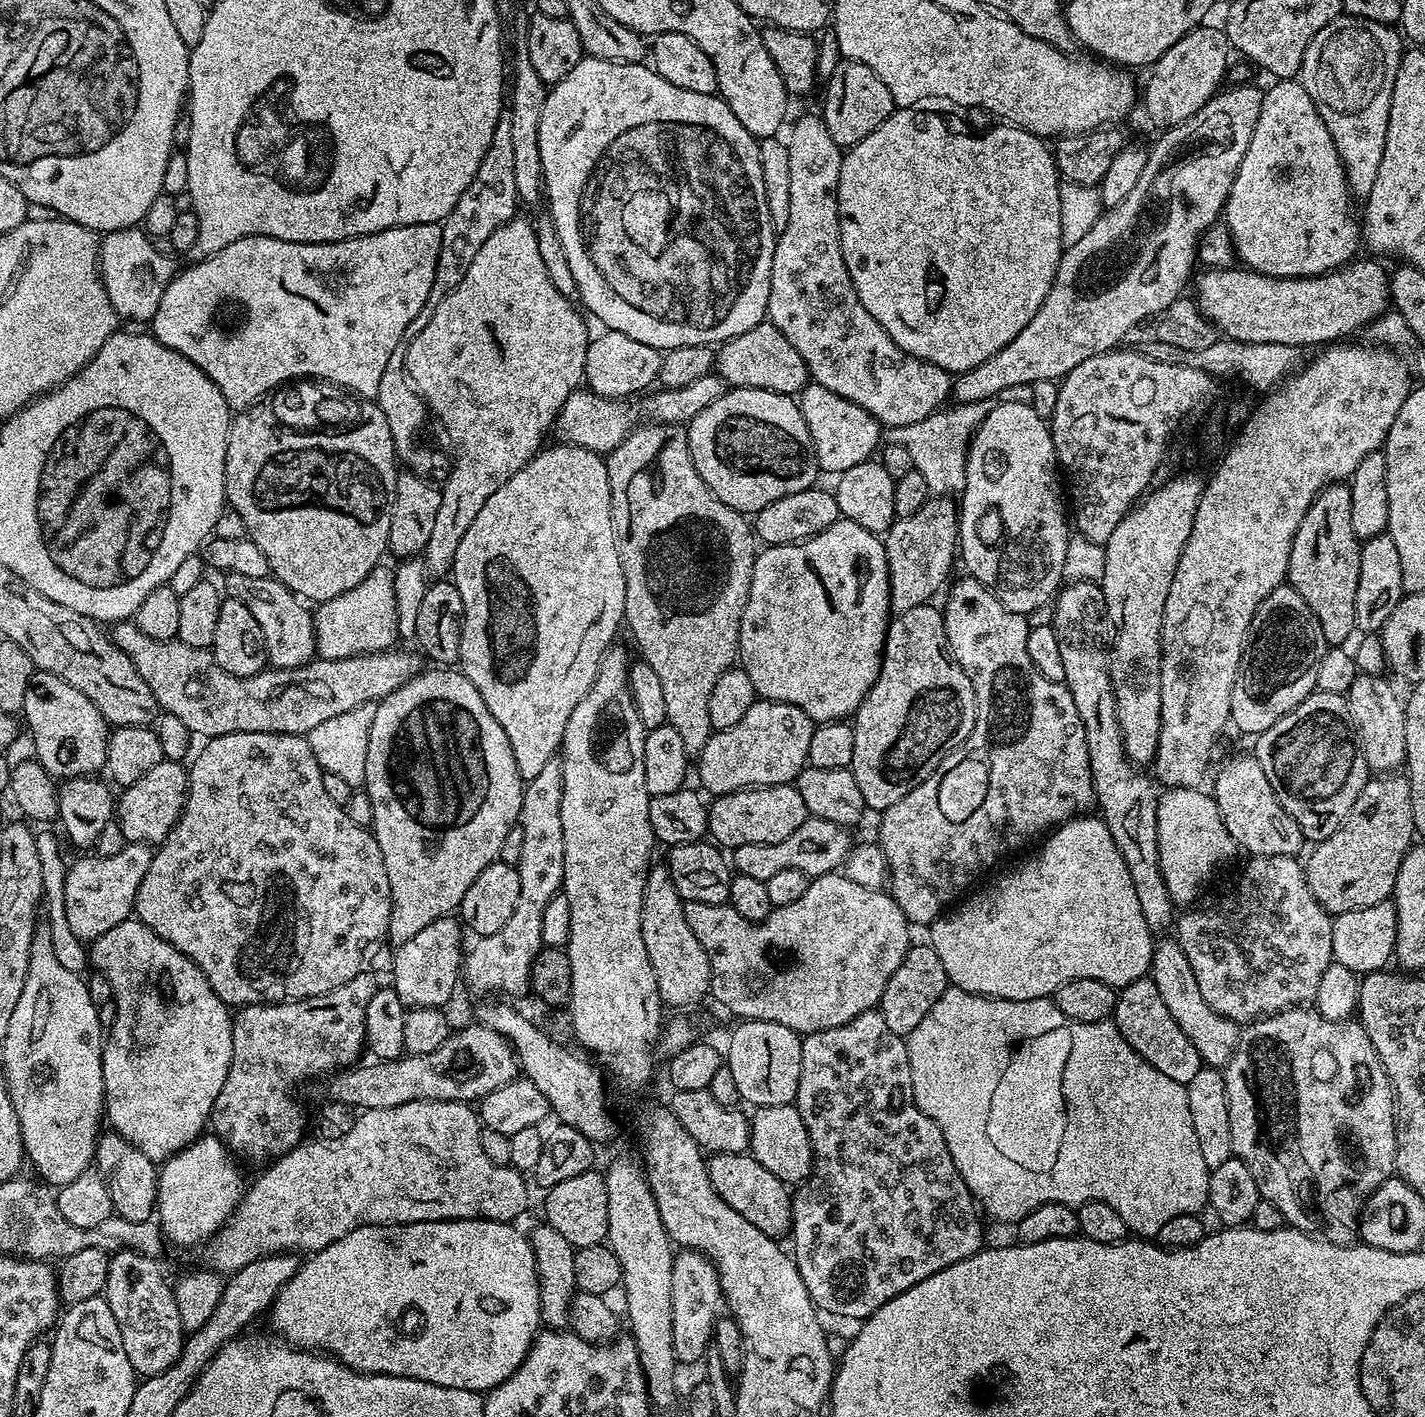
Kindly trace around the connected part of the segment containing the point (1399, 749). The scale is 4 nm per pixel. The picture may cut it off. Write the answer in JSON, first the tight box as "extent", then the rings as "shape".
{"extent":[1346,674,1406,774],"shape":[[[1358,674],[1346,694],[1350,718],[1356,727],[1369,769],[1376,774],[1392,774],[1396,767],[1404,764],[1406,754],[1406,726],[1404,725],[1405,701],[1390,685],[1383,675],[1369,676]]]}

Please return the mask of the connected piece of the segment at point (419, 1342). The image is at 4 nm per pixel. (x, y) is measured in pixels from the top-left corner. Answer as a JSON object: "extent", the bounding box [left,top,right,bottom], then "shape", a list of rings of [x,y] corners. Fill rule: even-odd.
{"extent":[270,1220,542,1394],"shape":[[[439,1220],[413,1224],[371,1224],[355,1228],[341,1240],[330,1242],[330,1246],[322,1251],[311,1253],[301,1263],[294,1278],[290,1278],[290,1282],[286,1282],[286,1286],[282,1286],[276,1295],[276,1301],[270,1309],[272,1324],[277,1328],[277,1333],[284,1332],[280,1334],[287,1343],[305,1350],[319,1350],[355,1372],[414,1378],[422,1382],[434,1382],[443,1388],[465,1388],[471,1392],[487,1394],[491,1388],[506,1382],[514,1370],[518,1370],[518,1366],[528,1356],[537,1332],[542,1328],[540,1283],[532,1241],[525,1233],[523,1236],[516,1226],[515,1223],[502,1220]]]}

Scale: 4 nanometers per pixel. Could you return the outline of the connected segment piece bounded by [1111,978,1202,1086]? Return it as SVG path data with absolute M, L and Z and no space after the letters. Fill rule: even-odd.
M1150 978L1135 980L1117 991L1116 1008L1111 1019L1132 1049L1150 1062L1154 1070L1162 1070L1166 1078L1174 1078L1174 1082L1187 1086L1202 1067L1198 1050L1194 1050L1194 1042L1182 1034L1182 1026L1178 1026L1170 1010L1166 1010L1166 1002L1162 1002L1162 994L1158 994L1158 986L1154 986Z

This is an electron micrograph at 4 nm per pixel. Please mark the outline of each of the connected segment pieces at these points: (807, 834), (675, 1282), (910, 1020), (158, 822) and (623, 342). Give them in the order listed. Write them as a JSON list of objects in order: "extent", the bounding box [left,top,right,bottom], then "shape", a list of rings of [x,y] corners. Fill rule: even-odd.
[{"extent":[730,816,854,880],"shape":[[[809,816],[790,834],[790,838],[782,838],[782,842],[769,844],[755,844],[754,846],[738,846],[731,849],[730,864],[739,875],[746,878],[769,880],[773,874],[781,870],[802,870],[809,878],[825,876],[828,872],[835,872],[843,865],[848,853],[854,847],[849,829],[840,828],[834,822],[826,822],[826,818]]]},{"extent":[670,1251,724,1365],"shape":[[[677,1251],[672,1257],[670,1310],[674,1350],[681,1365],[696,1364],[709,1355],[707,1352],[710,1352],[710,1345],[714,1340],[716,1321],[724,1307],[724,1291],[720,1285],[718,1270],[712,1260],[703,1252]]]},{"extent":[878,943,949,1038],"shape":[[[913,943],[906,958],[902,958],[902,966],[898,966],[894,974],[890,974],[890,982],[886,982],[886,990],[882,990],[878,1010],[886,1026],[890,1026],[894,1034],[906,1038],[914,1030],[914,1026],[918,1026],[918,1022],[922,1022],[922,1018],[930,1014],[934,1002],[938,1002],[938,998],[942,998],[949,987],[946,970],[942,970],[942,961],[938,959],[938,954],[934,954],[931,943]]]},{"extent":[114,760,188,845],"shape":[[[166,760],[158,762],[154,770],[149,770],[134,786],[123,789],[119,793],[118,803],[114,808],[114,820],[119,824],[125,841],[130,844],[159,845],[170,834],[170,830],[178,822],[178,818],[184,809],[184,800],[188,797],[188,768],[181,761]]]},{"extent":[584,330,661,400],"shape":[[[604,330],[601,333],[589,339],[586,350],[584,384],[587,391],[611,400],[632,398],[635,392],[647,393],[653,387],[651,384],[655,385],[660,378],[661,349],[646,346],[646,342],[634,342],[634,338],[626,338],[621,332]]]}]

